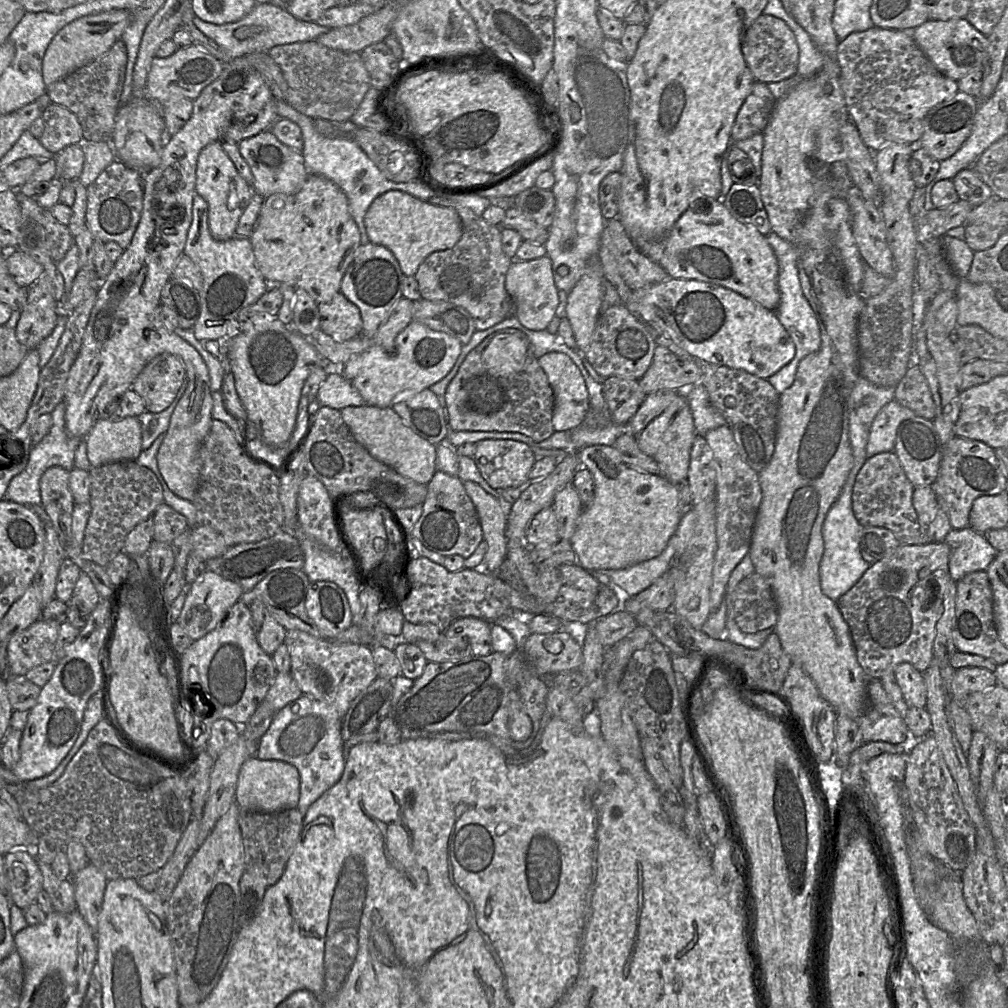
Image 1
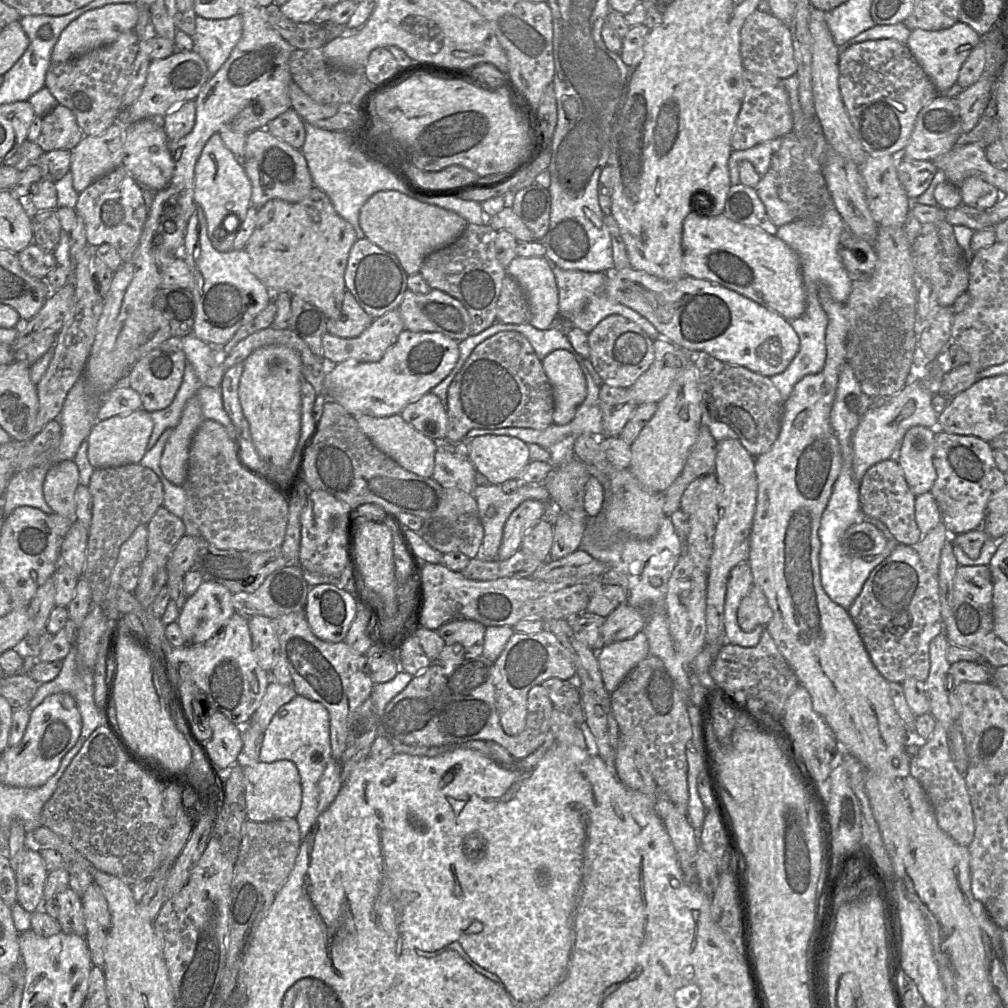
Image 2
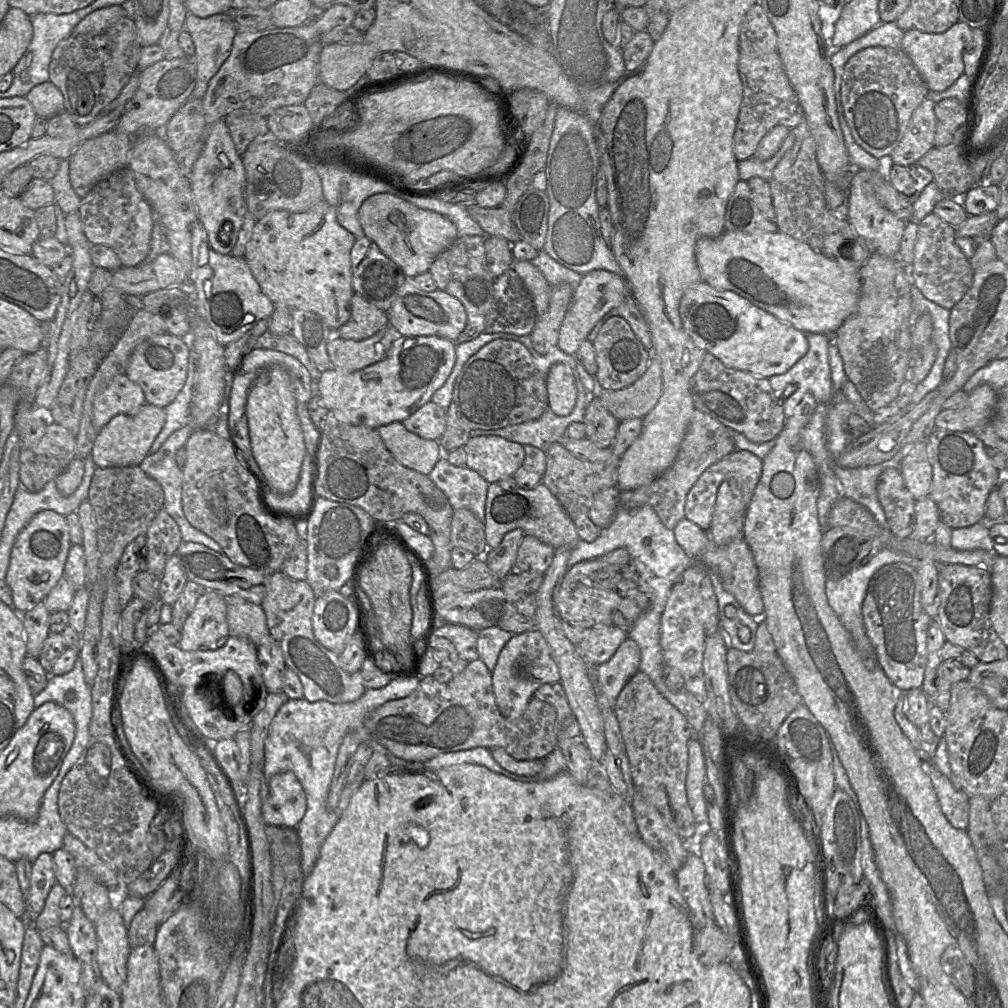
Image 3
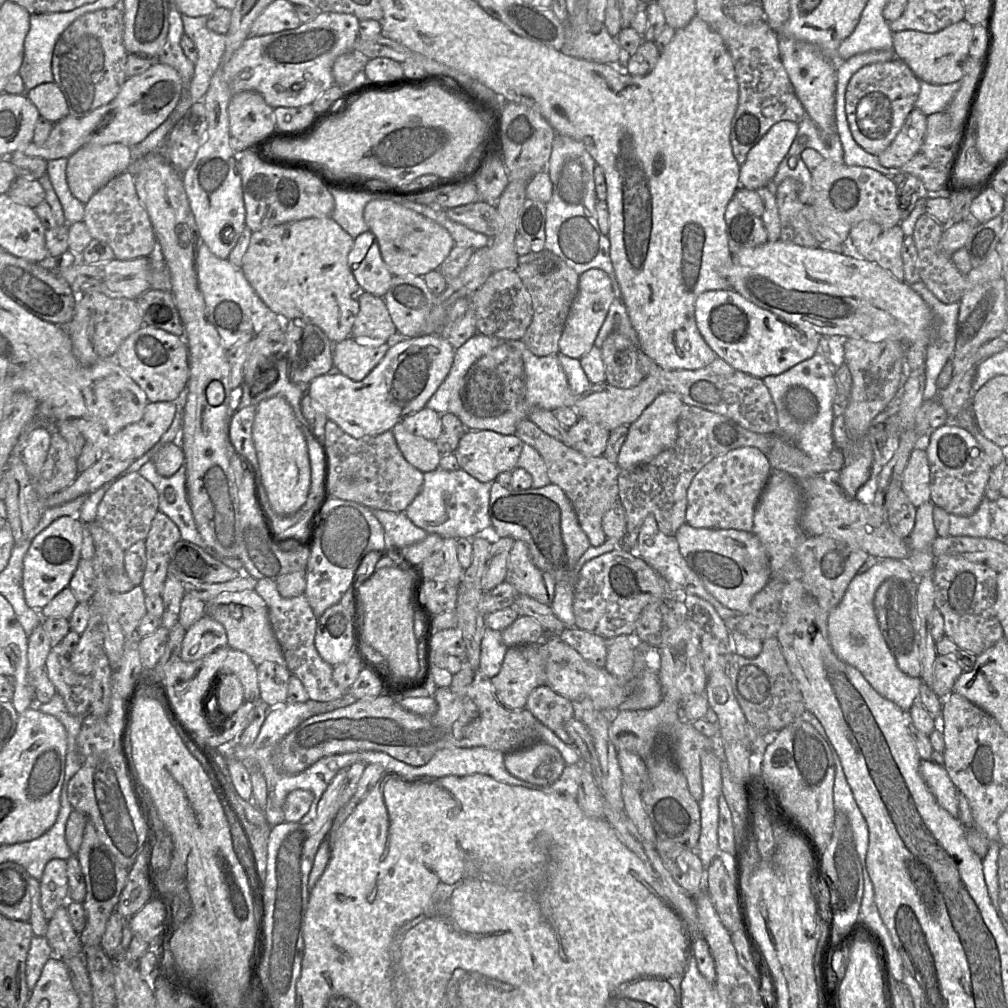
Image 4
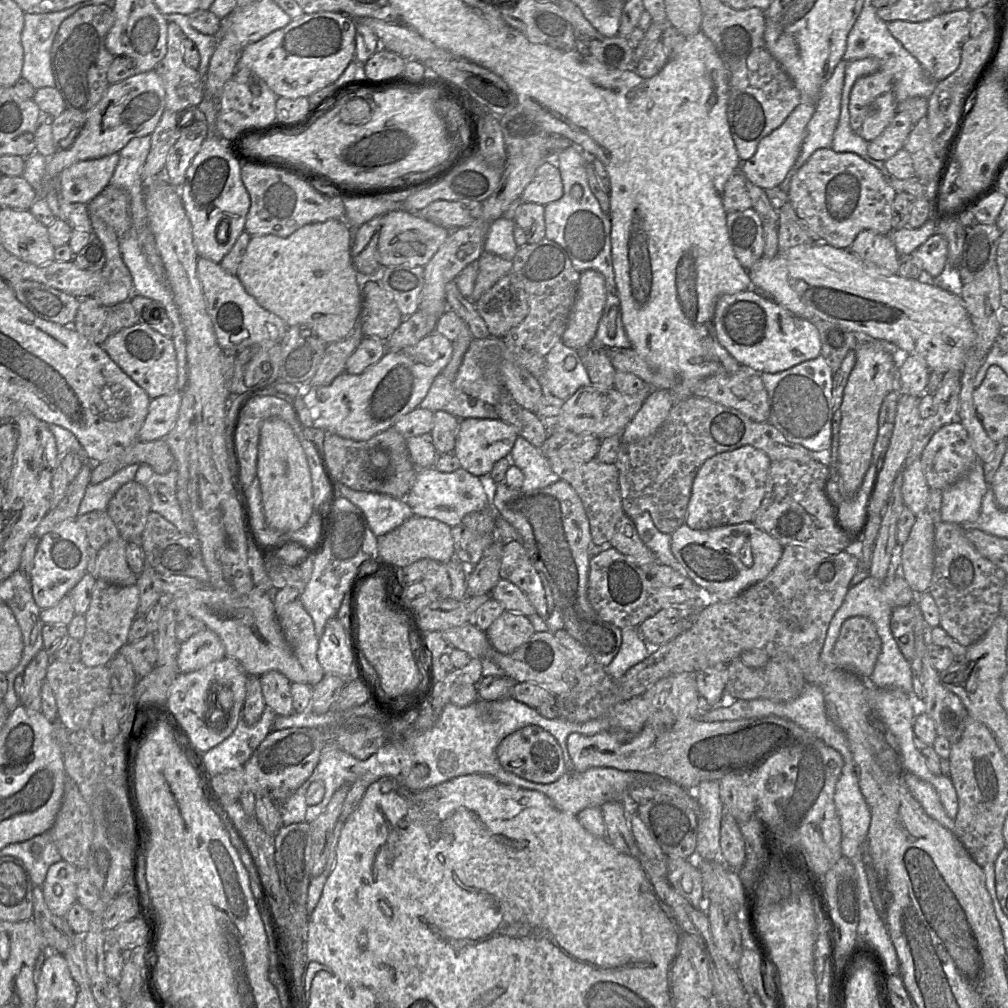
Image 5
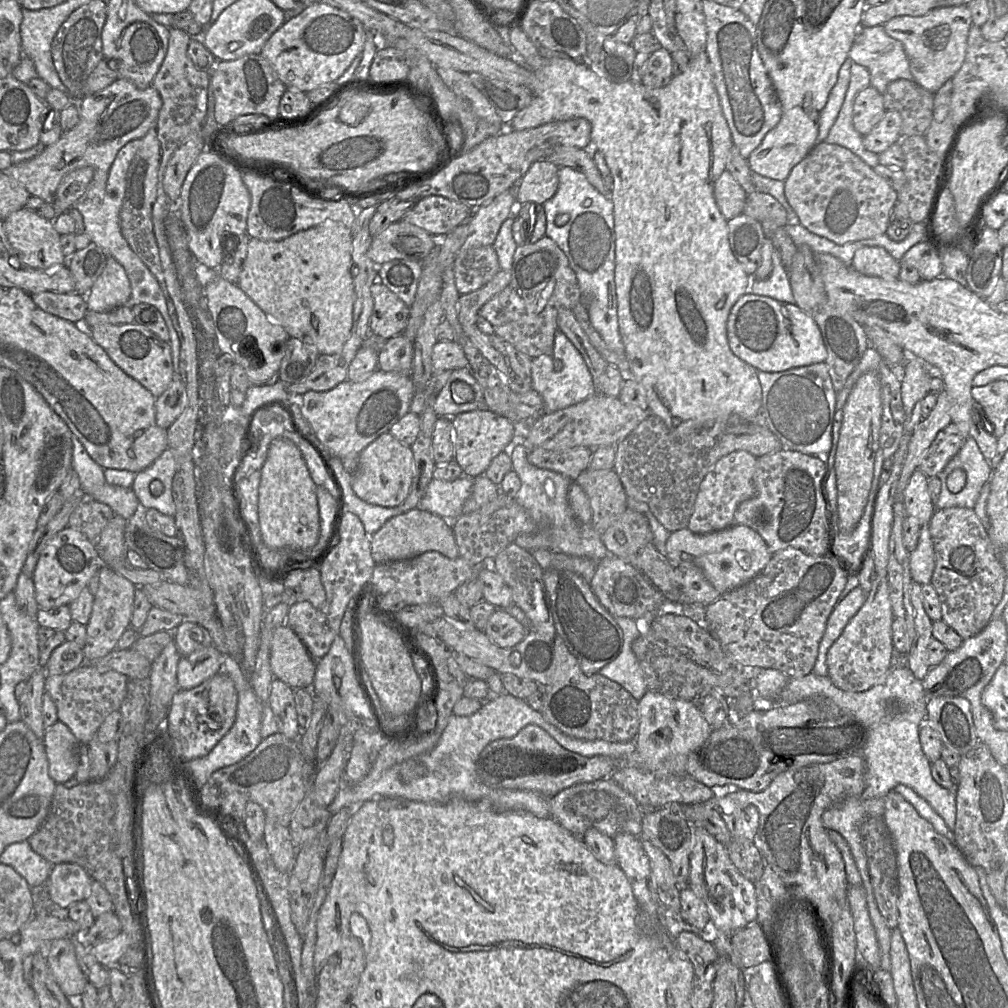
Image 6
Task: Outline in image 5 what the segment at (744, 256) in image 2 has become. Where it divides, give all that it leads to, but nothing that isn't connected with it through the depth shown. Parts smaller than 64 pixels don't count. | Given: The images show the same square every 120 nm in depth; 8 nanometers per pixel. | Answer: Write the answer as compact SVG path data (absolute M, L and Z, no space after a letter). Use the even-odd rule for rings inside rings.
M827 243L798 245L781 250L772 257L762 257L747 269L752 288L769 297L793 314L806 320L824 320L854 333L864 333L874 339L890 343L900 354L919 356L931 371L945 374L949 370L962 371L965 356L973 345L975 332L961 296L937 285L917 279L891 274L865 261L849 249L840 249Z

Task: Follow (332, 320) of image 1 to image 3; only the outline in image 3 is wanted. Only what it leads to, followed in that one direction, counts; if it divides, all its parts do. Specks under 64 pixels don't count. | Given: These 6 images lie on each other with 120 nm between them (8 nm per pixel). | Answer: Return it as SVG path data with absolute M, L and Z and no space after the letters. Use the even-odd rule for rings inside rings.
M354 293L349 320L334 333L342 339L364 340L389 324L387 313Z

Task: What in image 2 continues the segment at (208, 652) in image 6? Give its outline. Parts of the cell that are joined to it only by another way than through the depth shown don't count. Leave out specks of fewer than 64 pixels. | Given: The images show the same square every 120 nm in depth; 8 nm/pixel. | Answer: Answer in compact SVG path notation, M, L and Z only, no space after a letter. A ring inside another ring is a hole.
M203 581L197 591L187 598L183 608L180 610L177 622L186 645L200 645L212 638L216 632L224 629L234 613L230 590L222 584Z

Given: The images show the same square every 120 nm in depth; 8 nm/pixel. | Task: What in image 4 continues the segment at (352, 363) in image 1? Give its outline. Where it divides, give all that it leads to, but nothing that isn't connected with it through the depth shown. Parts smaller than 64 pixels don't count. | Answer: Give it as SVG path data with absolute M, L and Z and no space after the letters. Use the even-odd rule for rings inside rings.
M438 333L386 343L389 347L385 356L364 379L353 381L333 370L306 386L306 395L351 437L376 436L392 430L405 417L426 407L453 364L455 349Z

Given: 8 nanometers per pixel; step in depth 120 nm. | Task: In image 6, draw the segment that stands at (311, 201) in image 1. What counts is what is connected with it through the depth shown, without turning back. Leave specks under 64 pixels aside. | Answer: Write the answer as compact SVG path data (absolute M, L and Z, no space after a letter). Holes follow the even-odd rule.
M325 221L279 241L250 238L237 285L273 321L281 325L290 337L314 346L319 354L337 354L343 349L353 326L355 291L351 256L351 229L340 222Z

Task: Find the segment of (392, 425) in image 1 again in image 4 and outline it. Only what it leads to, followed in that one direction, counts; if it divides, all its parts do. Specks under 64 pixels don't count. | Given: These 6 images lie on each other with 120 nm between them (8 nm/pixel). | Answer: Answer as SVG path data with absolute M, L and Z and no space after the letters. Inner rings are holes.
M401 423L392 428L392 433L402 455L416 469L425 473L439 466L442 454L434 441L411 434Z

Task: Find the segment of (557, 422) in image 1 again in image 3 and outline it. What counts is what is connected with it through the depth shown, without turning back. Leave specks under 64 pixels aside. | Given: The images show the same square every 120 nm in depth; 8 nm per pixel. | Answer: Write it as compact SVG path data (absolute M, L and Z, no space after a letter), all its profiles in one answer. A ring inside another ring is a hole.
M556 363L546 377L548 404L557 416L569 415L576 404L577 386L574 373L569 366Z

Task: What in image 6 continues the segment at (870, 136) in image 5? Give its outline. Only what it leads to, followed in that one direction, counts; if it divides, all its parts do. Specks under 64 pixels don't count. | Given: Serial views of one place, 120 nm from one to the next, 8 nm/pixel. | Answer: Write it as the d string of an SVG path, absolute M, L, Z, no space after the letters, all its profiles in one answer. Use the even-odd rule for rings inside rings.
M870 85L859 92L854 100L853 126L865 136L882 120L885 112L883 95Z

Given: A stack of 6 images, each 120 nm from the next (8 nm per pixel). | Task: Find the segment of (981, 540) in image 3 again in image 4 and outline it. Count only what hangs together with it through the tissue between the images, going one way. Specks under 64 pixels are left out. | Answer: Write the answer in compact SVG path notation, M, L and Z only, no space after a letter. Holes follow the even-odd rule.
M984 497L972 515L949 515L949 524L950 536L992 536L992 502Z

